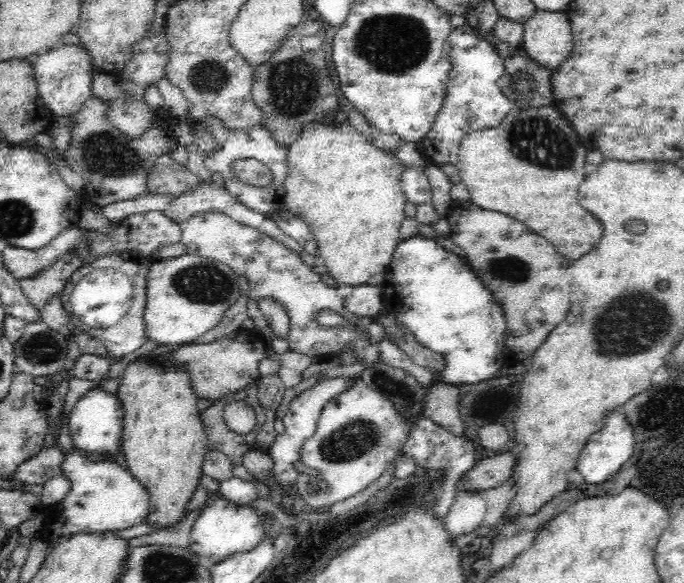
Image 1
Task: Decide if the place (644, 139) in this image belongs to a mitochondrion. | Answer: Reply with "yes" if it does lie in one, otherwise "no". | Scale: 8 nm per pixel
no

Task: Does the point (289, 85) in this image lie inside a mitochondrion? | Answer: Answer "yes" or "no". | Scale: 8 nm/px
yes

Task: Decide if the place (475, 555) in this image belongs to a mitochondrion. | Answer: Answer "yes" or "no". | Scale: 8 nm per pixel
no

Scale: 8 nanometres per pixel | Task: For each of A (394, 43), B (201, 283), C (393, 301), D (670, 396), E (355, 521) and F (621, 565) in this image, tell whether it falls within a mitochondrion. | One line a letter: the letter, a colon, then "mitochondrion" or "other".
A: mitochondrion
B: mitochondrion
C: other
D: mitochondrion
E: other
F: other

